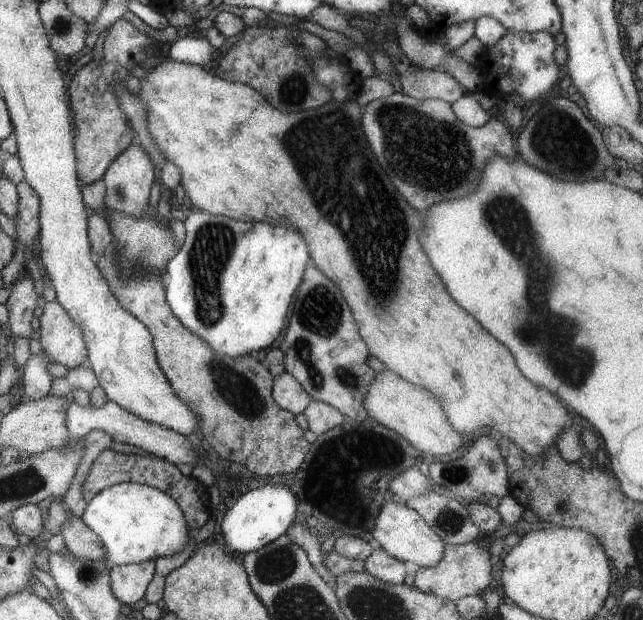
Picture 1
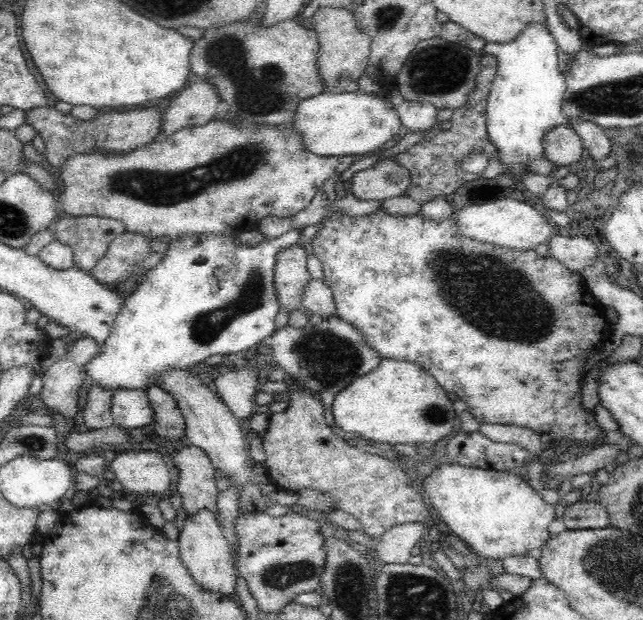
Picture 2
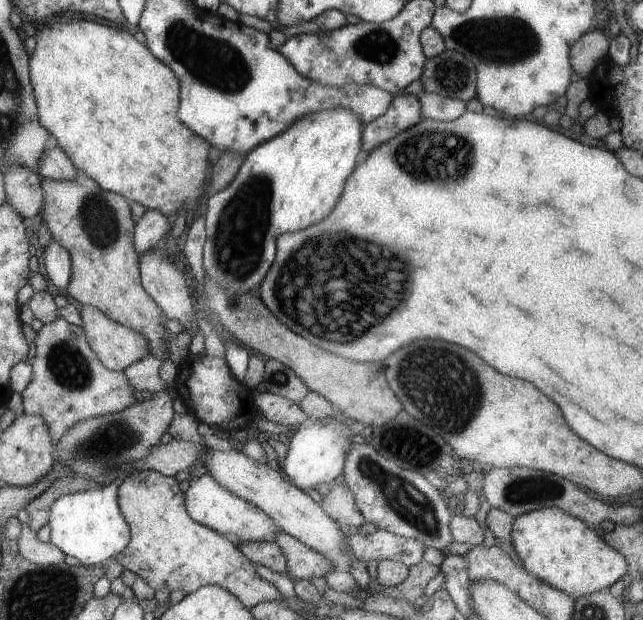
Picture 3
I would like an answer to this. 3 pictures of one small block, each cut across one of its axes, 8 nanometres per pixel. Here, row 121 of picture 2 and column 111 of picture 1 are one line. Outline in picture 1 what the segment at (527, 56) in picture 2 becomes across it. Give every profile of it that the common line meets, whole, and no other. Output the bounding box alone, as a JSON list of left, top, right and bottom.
[81,482,191,567]

